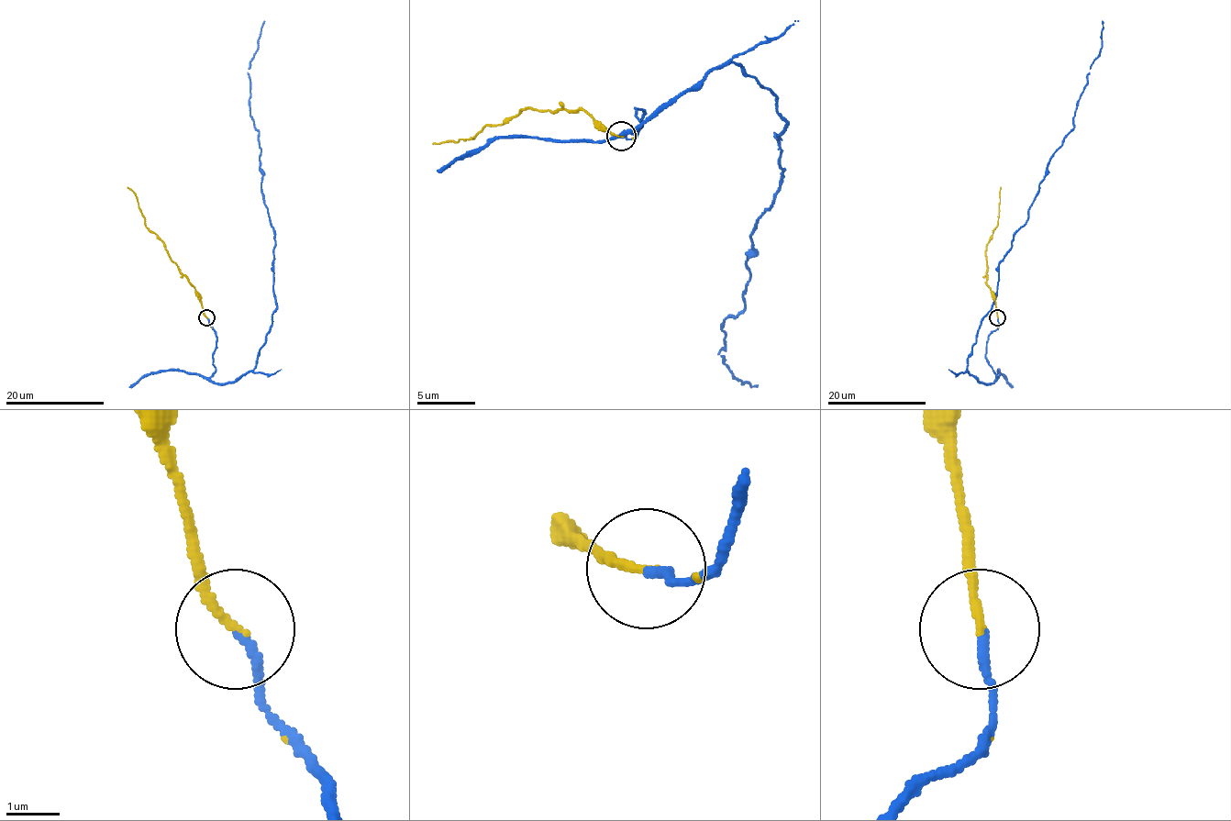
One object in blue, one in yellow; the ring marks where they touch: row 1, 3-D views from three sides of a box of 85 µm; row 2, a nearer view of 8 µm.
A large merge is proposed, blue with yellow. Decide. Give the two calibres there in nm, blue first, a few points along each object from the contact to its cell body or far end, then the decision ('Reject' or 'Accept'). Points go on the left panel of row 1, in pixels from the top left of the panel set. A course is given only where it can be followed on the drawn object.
Thickness 170 nm (blue) against 140 nm. Course of blue: (207, 317), (216, 338), (211, 379), (233, 382), (256, 364), (276, 309), (274, 235), (249, 107), (265, 21). Course of yellow: (207, 317), (201, 295), (171, 260), (165, 244), (145, 226), (137, 195), (127, 187). Accept

